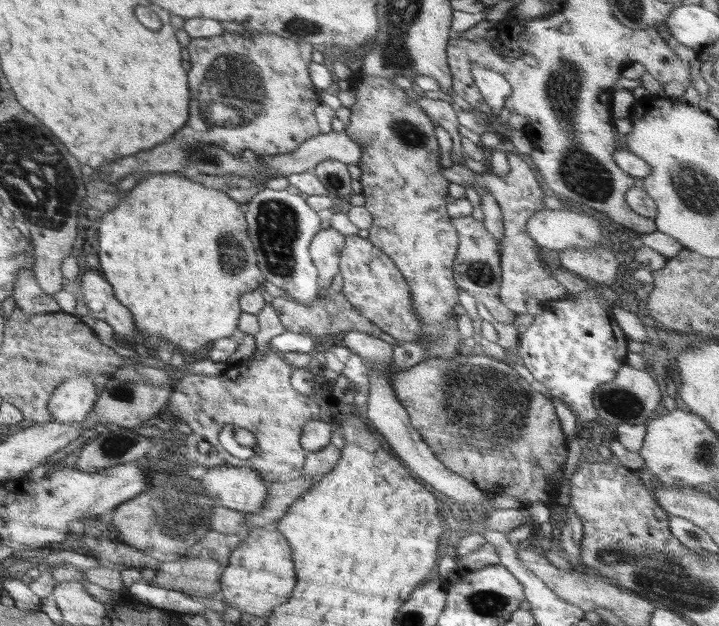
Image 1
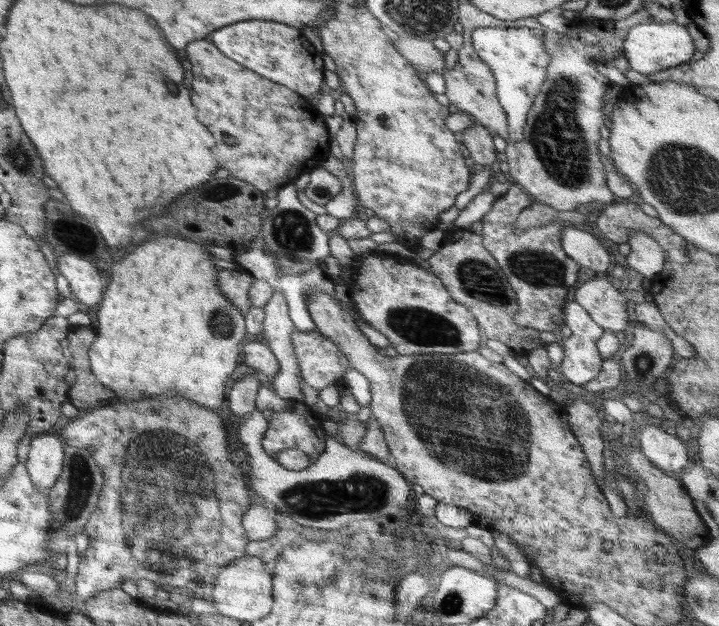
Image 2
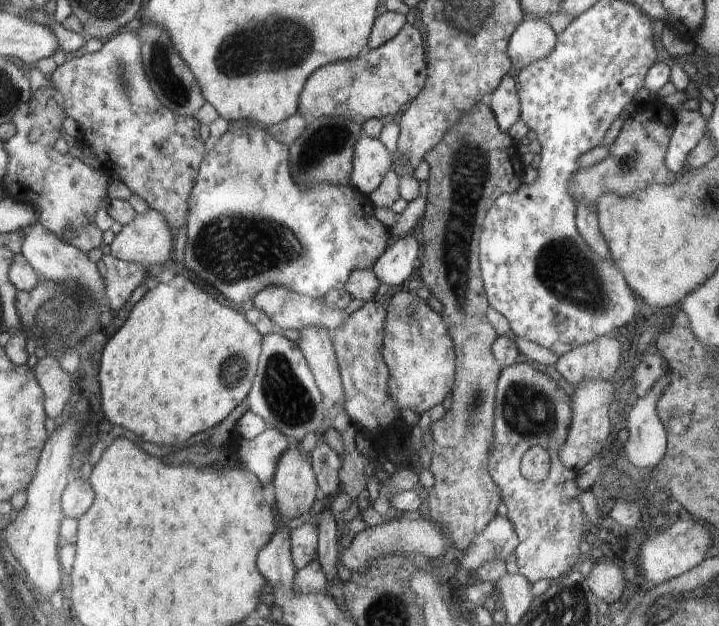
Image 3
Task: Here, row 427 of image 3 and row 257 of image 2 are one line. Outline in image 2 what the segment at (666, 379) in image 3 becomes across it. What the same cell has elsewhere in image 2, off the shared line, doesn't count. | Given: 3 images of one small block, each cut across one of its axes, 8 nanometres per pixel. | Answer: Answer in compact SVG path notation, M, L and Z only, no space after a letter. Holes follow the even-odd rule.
M631 231L628 242L632 252L627 256L628 266L640 273L642 278L652 278L664 266L664 252L658 244L643 233Z

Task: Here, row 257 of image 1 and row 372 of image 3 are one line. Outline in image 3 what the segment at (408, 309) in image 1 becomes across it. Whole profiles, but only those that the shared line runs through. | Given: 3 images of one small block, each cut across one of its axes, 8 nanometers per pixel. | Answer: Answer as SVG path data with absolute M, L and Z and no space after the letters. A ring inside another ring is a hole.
M368 301L348 315L331 337L344 387L345 412L355 427L362 431L368 428L376 432L380 426L388 426L398 416L396 408L400 408L396 400L388 395L390 370L382 358L384 322L385 308L377 301Z

